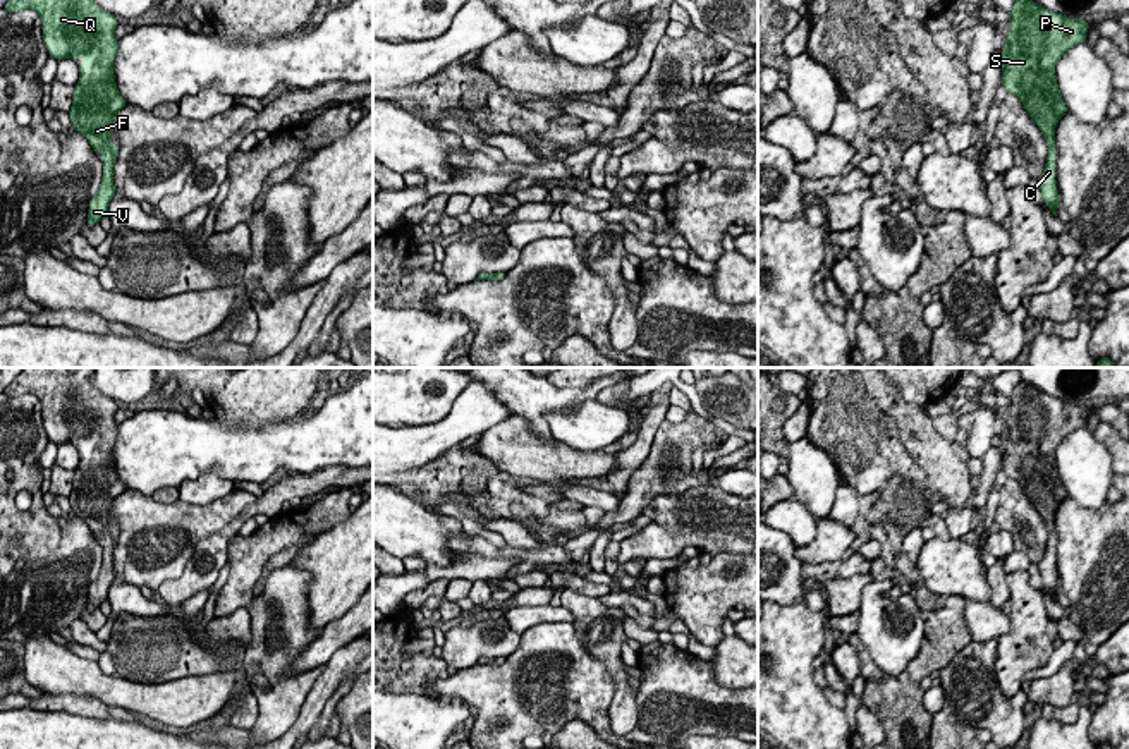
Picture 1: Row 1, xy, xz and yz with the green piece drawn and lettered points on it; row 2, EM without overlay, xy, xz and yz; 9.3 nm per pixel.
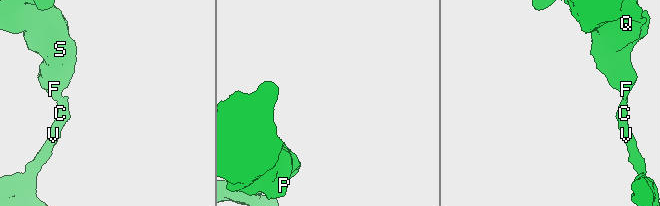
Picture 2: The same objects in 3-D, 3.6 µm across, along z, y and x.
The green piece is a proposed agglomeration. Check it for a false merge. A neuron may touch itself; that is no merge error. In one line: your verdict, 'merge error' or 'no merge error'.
no merge error

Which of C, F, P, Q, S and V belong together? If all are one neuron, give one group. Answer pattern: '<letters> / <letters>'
C F P Q S V

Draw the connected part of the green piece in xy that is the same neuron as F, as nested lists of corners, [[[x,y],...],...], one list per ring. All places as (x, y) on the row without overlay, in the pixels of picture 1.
[[[24,368],[12,383],[3,390],[10,397],[24,393],[34,395],[41,402],[43,426],[46,436],[55,445],[82,440],[79,448],[81,459],[74,472],[72,491],[69,495],[72,512],[82,519],[93,534],[101,539],[103,560],[98,577],[89,584],[88,610],[93,612],[108,600],[108,589],[113,582],[113,550],[119,539],[119,529],[110,529],[113,502],[127,490],[120,481],[113,460],[113,445],[119,436],[115,414],[119,405],[113,399],[95,388],[95,368],[77,368],[74,373],[69,368]]]

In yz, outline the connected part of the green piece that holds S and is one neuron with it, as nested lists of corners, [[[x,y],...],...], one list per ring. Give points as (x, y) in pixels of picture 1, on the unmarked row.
[[[1024,381],[1012,388],[1009,399],[1010,412],[997,447],[1002,452],[1002,471],[1022,486],[1047,524],[1048,541],[1038,570],[1048,594],[1057,601],[1055,512],[1067,491],[1057,469],[1055,450],[1069,433],[1086,426],[1089,409],[1055,399]]]

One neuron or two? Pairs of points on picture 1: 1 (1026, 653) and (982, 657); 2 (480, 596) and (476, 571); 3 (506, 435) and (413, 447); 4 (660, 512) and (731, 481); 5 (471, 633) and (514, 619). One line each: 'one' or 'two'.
1: two
2: two
3: two
4: two
5: two

